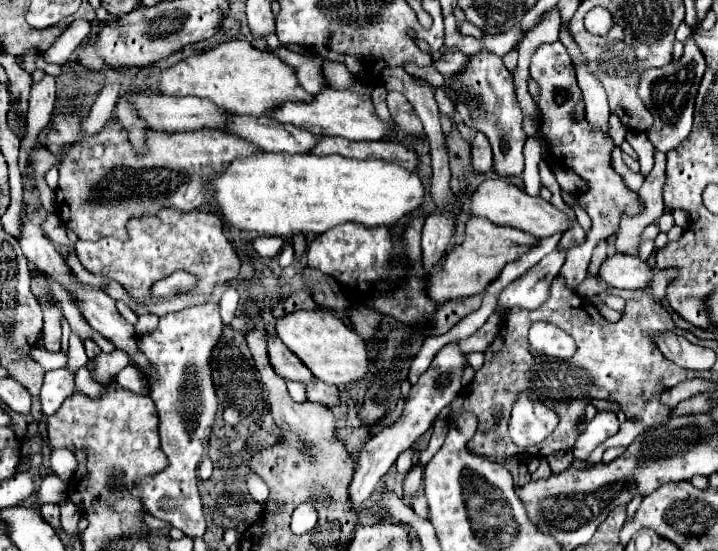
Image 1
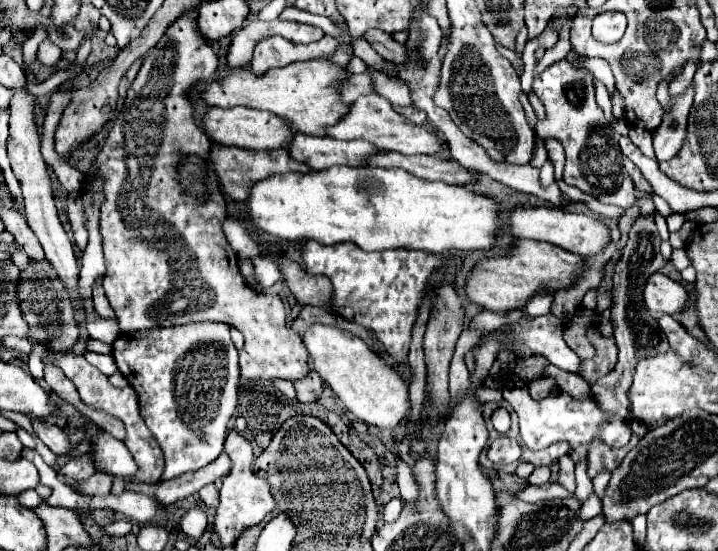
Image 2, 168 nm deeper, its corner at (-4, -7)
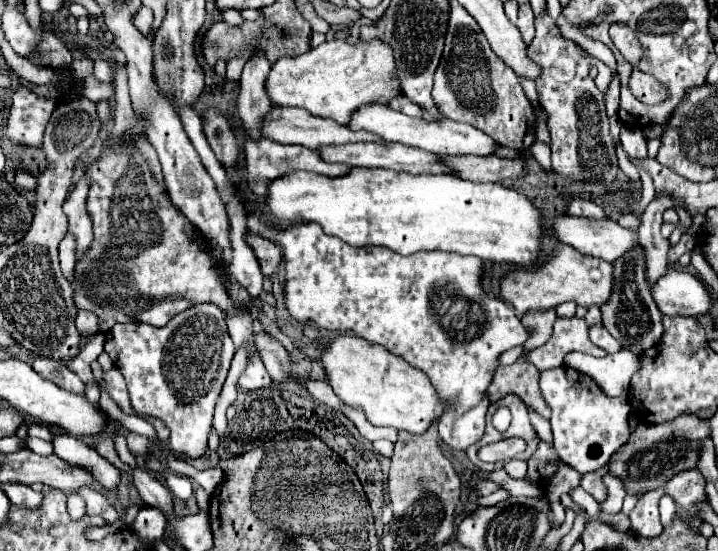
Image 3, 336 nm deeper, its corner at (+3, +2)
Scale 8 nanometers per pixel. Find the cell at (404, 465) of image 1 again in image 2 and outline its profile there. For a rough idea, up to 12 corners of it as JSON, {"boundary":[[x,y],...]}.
{"boundary":[[400,497],[388,502],[382,511],[388,523],[399,517],[403,504]]}

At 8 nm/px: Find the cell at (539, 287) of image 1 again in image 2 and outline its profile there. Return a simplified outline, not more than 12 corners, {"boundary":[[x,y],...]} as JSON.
{"boundary":[[537,295],[525,313],[531,317],[549,313],[549,295]]}

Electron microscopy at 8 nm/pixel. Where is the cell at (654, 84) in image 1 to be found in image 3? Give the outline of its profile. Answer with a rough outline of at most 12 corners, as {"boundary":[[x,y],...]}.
{"boundary":[[624,124],[620,140],[630,158],[648,158],[640,128]]}

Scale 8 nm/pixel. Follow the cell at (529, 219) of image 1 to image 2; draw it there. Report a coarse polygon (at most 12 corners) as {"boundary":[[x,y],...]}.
{"boundary":[[517,207],[515,237],[583,257],[611,243],[601,217],[557,207]]}

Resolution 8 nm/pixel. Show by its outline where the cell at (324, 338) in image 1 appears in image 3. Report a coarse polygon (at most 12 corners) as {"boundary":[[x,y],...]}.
{"boundary":[[378,344],[320,346],[334,394],[374,426],[424,434],[430,378]]}

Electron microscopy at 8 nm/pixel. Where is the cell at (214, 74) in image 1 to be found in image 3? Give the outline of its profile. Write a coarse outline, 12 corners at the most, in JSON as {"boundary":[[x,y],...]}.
{"boundary":[[338,38],[280,58],[272,104],[338,124],[398,94],[392,48]]}

